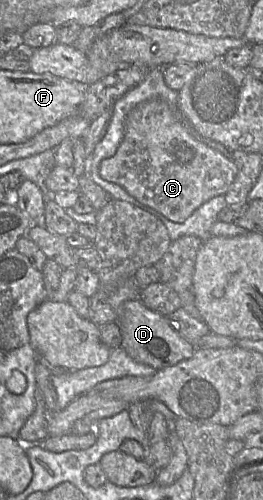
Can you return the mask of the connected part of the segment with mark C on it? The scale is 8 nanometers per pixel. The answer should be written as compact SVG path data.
M151 99L135 106L125 119L124 137L114 156L101 161L100 176L123 187L142 204L167 219L182 223L203 203L224 195L237 174L234 161L197 139L197 132L162 99Z

